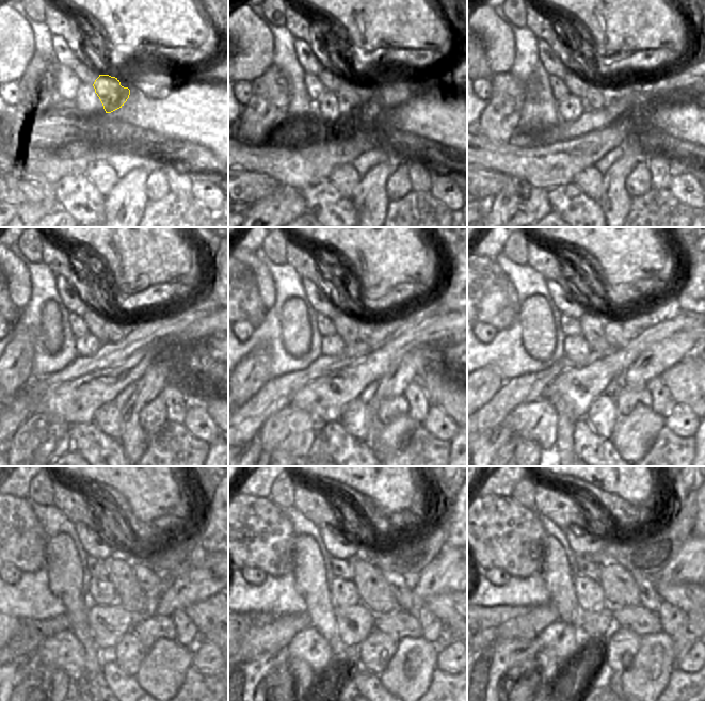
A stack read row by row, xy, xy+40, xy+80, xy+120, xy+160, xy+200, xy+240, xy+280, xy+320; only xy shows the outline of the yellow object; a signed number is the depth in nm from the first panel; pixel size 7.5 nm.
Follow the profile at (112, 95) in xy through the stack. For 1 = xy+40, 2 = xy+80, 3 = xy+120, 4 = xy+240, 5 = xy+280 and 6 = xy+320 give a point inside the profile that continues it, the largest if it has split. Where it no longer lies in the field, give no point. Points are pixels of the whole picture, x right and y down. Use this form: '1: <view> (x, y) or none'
1: xy+40 (351, 95)
2: xy+80 (595, 97)
3: xy+120 (116, 333)
4: xy+240 (153, 584)
5: xy+280 (402, 586)
6: xy+320 (649, 598)

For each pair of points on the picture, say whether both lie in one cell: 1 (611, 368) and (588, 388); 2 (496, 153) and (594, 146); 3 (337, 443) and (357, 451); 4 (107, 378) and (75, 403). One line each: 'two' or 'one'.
1: one
2: one
3: one
4: one

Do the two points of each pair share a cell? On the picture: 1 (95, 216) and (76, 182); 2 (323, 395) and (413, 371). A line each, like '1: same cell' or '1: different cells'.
1: same cell
2: different cells

